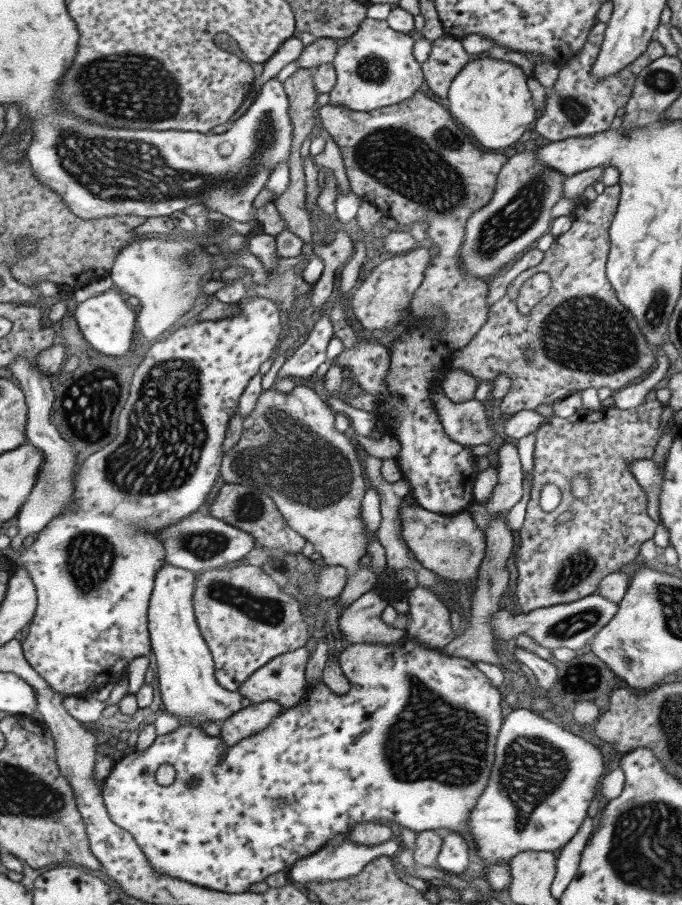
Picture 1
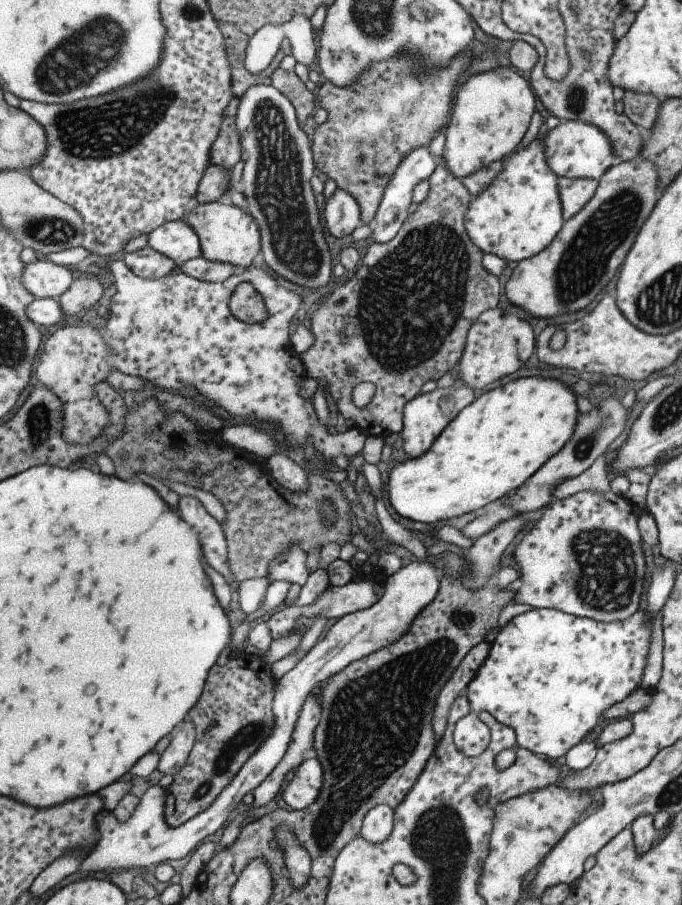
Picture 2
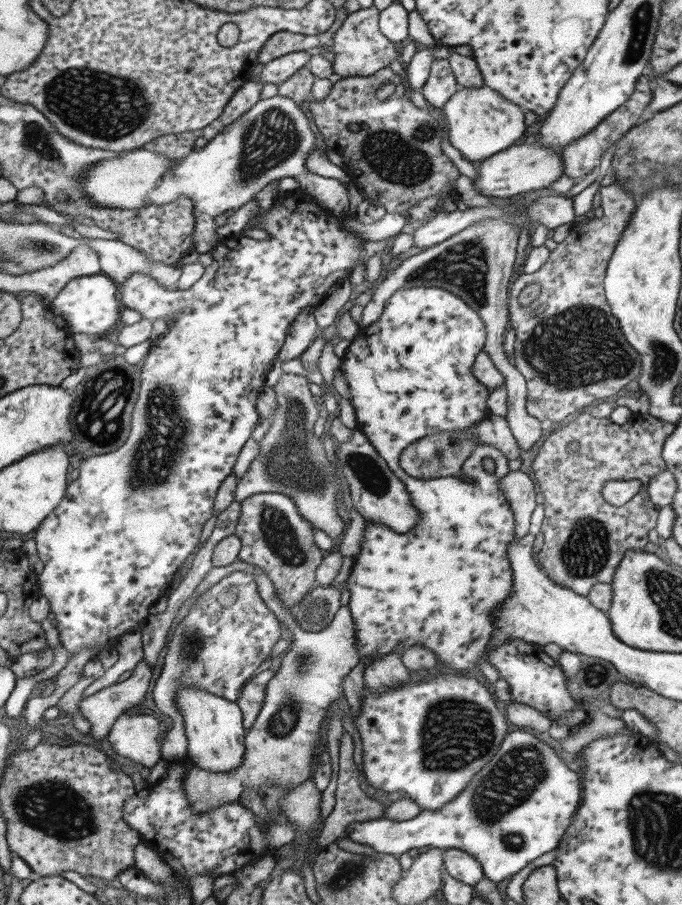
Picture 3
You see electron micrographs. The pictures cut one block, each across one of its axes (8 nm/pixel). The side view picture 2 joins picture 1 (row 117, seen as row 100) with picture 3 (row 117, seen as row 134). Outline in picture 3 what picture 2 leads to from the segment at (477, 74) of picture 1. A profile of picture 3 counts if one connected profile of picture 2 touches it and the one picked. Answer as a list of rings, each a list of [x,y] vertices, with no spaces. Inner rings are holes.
[[[465,86],[455,91],[442,106],[450,145],[469,161],[484,160],[513,145],[525,130],[525,110],[505,100],[488,86]]]

